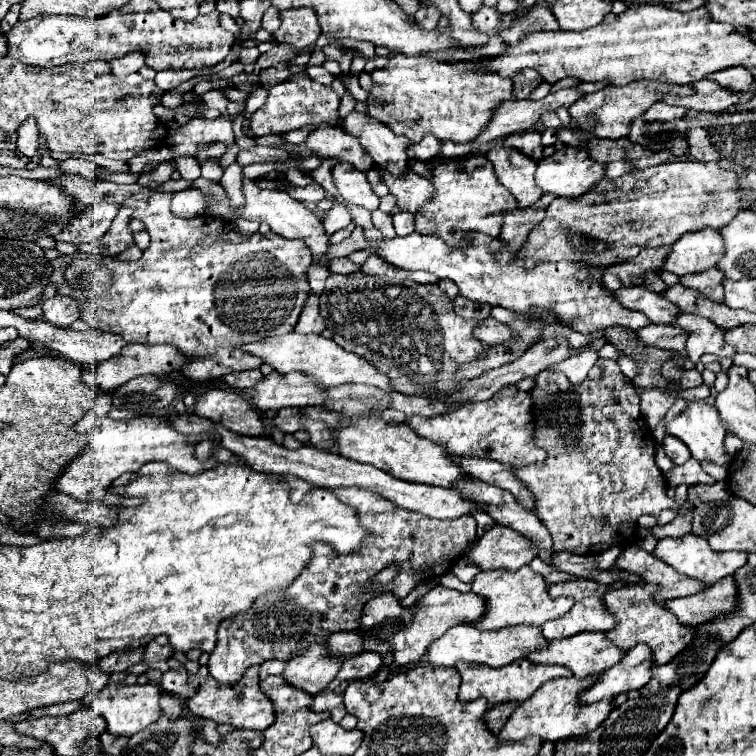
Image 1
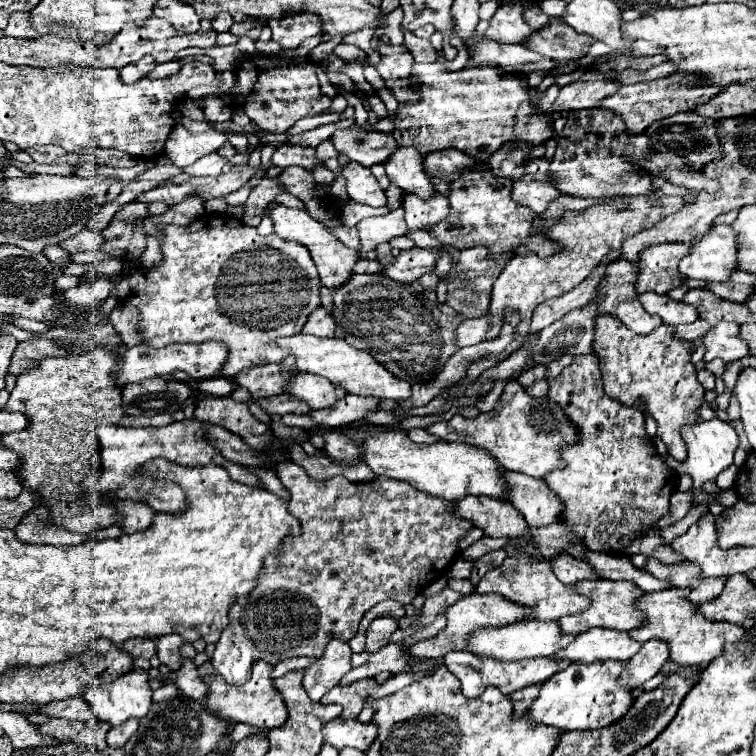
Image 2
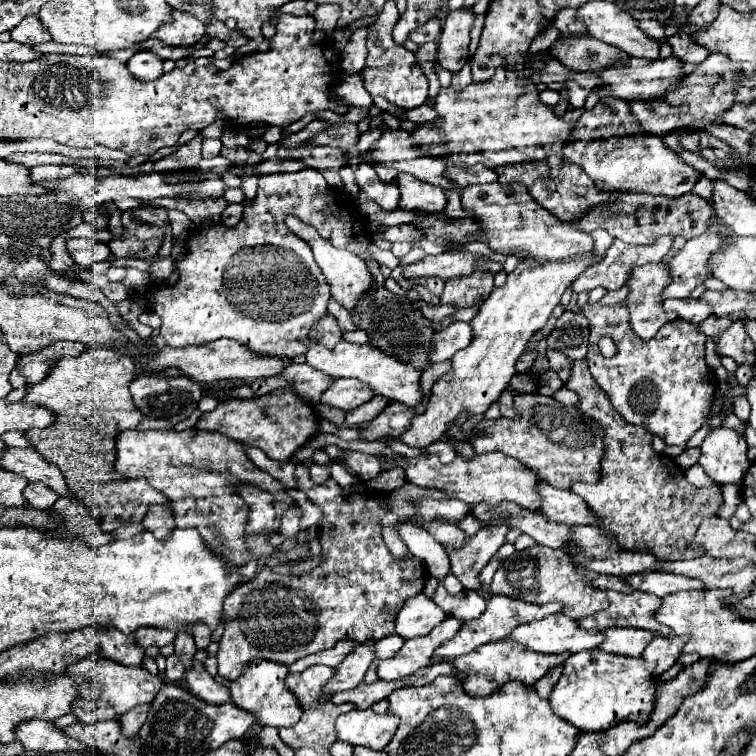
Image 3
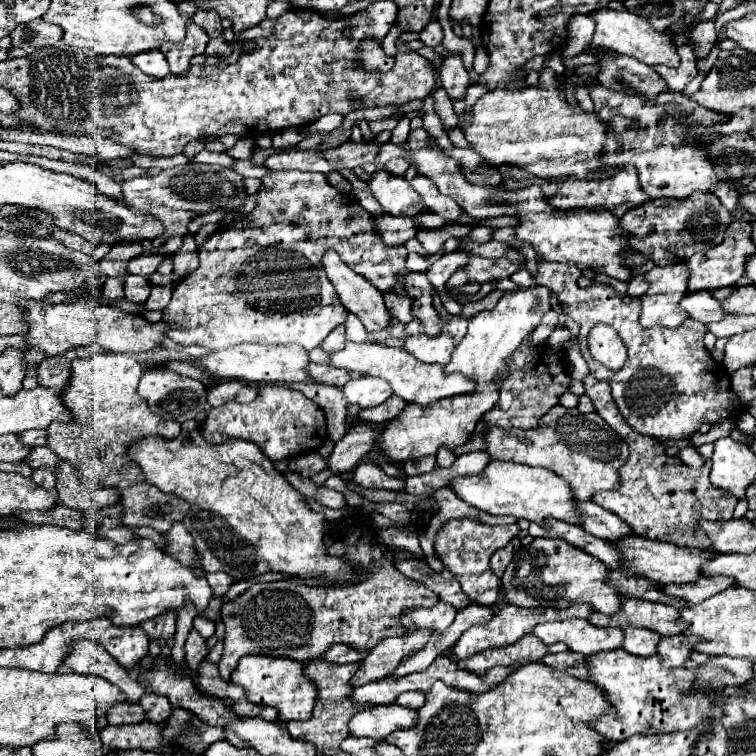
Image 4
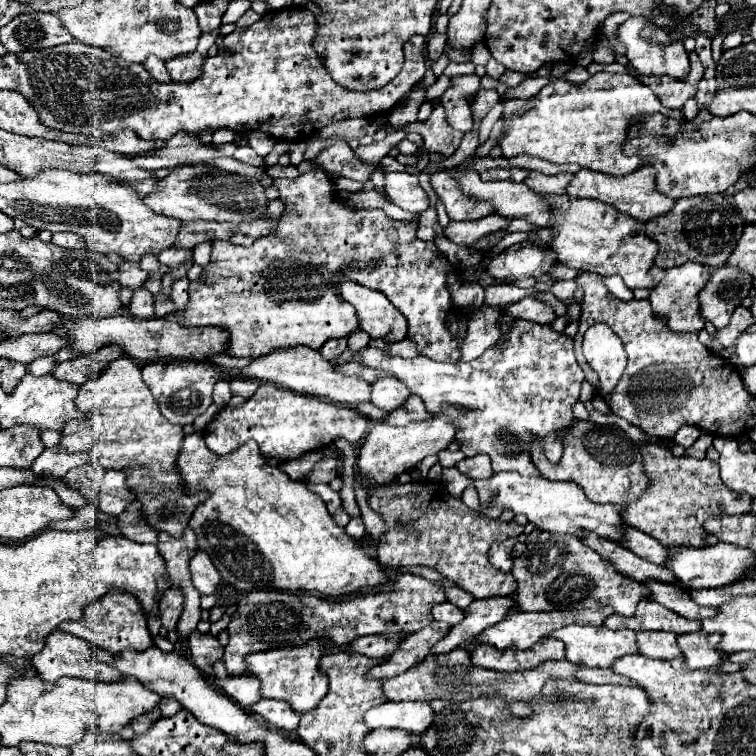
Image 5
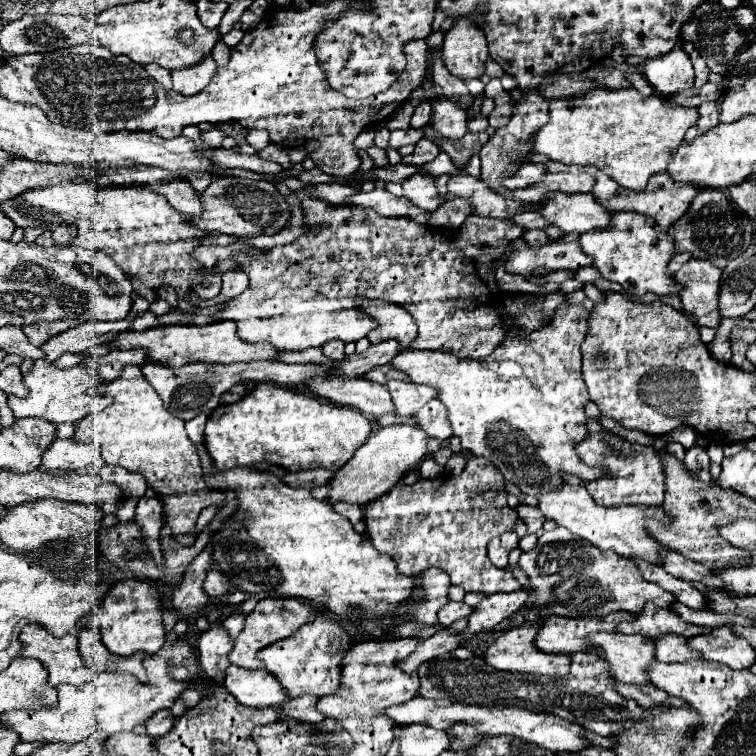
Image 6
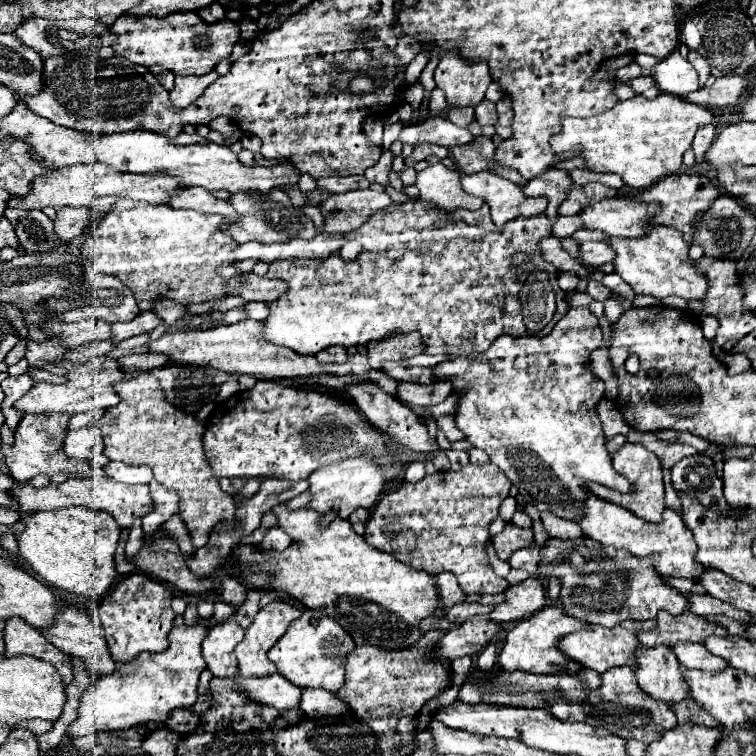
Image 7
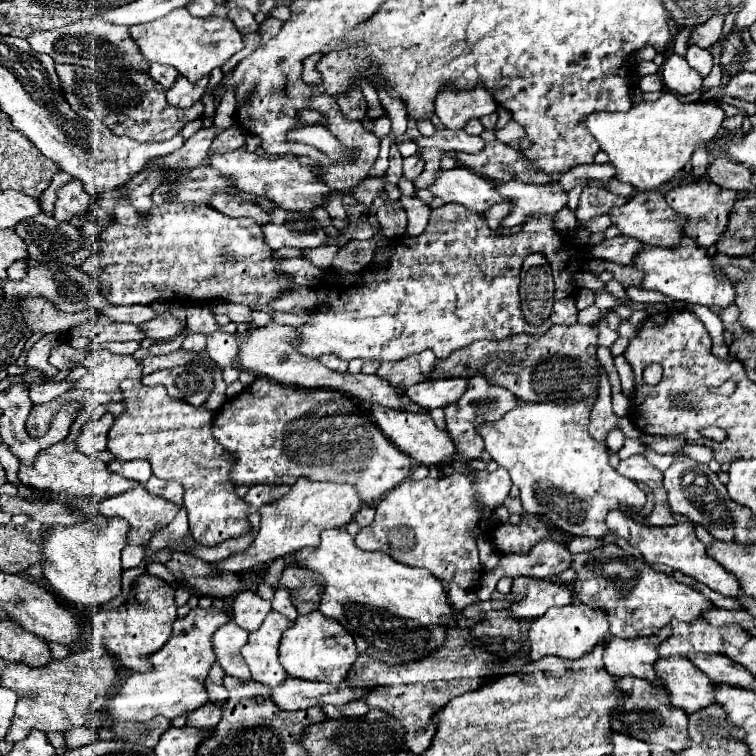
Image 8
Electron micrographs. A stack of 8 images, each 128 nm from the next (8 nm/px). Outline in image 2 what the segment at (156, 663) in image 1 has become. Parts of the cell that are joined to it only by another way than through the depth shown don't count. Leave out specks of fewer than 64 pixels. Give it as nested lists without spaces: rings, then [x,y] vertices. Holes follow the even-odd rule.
[[[166,634],[158,638],[158,646],[156,646],[156,654],[160,658],[162,664],[166,664],[170,670],[180,668],[180,654],[178,648],[182,646],[184,640],[180,640],[180,636],[176,634]]]

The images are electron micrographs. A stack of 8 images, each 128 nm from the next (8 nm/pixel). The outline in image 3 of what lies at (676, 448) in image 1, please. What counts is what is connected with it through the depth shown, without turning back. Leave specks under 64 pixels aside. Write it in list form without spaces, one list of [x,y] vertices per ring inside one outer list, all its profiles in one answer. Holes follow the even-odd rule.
[[[624,302],[608,306],[584,304],[576,310],[582,312],[590,324],[590,344],[586,356],[590,372],[610,398],[612,406],[630,424],[638,424],[638,416],[642,416],[642,426],[648,428],[648,432],[658,434],[668,446],[684,448],[702,426],[712,402],[710,394],[714,396],[716,390],[716,378],[704,362],[706,336],[700,336],[694,324],[674,320],[662,326],[654,338],[642,340],[628,324],[628,310],[624,308]],[[602,336],[610,336],[614,340],[618,350],[614,358],[604,358],[600,354],[598,340]]]

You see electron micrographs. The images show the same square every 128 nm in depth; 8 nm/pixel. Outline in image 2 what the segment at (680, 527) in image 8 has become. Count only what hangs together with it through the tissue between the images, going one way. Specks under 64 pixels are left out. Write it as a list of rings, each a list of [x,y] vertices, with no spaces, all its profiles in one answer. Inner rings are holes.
[[[378,430],[364,438],[362,460],[372,468],[376,476],[404,480],[416,490],[446,500],[458,500],[458,496],[492,496],[506,498],[506,482],[502,480],[500,464],[492,460],[480,448],[468,448],[468,444],[436,442],[416,444],[400,430]]]

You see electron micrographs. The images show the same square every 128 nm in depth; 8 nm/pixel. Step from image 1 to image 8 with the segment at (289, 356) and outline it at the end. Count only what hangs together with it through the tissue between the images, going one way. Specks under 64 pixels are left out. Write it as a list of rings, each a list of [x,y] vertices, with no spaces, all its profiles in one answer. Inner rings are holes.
[[[518,400],[516,408],[506,412],[498,422],[486,422],[476,428],[486,444],[486,452],[498,466],[504,466],[510,472],[512,482],[520,488],[520,500],[526,512],[548,516],[558,528],[576,536],[602,538],[608,534],[604,520],[608,510],[632,506],[640,510],[646,504],[644,490],[630,478],[620,476],[608,464],[608,448],[604,442],[594,440],[588,432],[590,426],[590,406],[586,400],[568,400],[568,402],[526,402]]]

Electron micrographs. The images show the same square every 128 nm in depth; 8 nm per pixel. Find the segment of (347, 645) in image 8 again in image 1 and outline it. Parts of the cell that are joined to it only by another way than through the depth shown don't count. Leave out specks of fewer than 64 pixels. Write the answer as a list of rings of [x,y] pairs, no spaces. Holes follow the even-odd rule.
[[[248,668],[236,684],[216,684],[212,678],[200,680],[198,674],[190,674],[188,682],[196,684],[196,694],[188,700],[188,708],[198,718],[214,720],[216,724],[230,724],[238,730],[266,730],[274,722],[272,702],[260,692],[258,668]]]

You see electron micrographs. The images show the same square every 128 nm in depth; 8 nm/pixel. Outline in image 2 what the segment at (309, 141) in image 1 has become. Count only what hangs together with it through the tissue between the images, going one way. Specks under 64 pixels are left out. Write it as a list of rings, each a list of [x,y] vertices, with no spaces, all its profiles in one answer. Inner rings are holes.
[[[346,128],[336,130],[330,136],[334,148],[338,154],[370,168],[372,164],[382,164],[384,156],[388,156],[388,150],[396,146],[396,140],[392,134],[382,132],[366,132],[360,128]]]

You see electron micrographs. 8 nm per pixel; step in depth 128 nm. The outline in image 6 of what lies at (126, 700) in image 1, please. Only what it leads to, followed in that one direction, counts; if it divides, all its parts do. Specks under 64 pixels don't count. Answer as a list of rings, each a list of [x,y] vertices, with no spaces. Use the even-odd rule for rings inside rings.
[[[30,624],[30,626],[24,626],[22,630],[22,642],[24,642],[24,650],[22,650],[22,656],[28,656],[28,658],[36,658],[42,662],[42,666],[48,670],[48,682],[50,686],[56,686],[56,684],[74,684],[74,686],[82,686],[86,682],[92,682],[96,678],[96,672],[92,672],[82,656],[80,656],[80,648],[78,648],[78,636],[76,634],[66,634],[62,638],[56,638],[52,636],[48,630],[36,626],[36,624]]]

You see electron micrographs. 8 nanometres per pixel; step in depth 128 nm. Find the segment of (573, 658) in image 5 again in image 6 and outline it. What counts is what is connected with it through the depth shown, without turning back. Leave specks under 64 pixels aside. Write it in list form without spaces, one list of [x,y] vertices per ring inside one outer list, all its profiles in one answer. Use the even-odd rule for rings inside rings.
[[[594,632],[586,640],[600,652],[606,660],[612,678],[626,684],[644,684],[644,664],[654,660],[652,638],[640,634],[620,634],[620,632]]]

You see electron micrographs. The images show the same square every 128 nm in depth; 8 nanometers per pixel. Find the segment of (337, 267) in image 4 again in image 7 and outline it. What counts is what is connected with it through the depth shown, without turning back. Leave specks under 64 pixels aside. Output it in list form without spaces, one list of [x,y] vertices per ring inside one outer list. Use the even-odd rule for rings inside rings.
[[[394,332],[398,336],[390,336],[386,340],[378,340],[378,342],[370,342],[368,344],[368,358],[370,358],[370,366],[380,370],[382,368],[382,360],[386,358],[402,358],[402,356],[412,356],[422,352],[422,338],[420,332]]]

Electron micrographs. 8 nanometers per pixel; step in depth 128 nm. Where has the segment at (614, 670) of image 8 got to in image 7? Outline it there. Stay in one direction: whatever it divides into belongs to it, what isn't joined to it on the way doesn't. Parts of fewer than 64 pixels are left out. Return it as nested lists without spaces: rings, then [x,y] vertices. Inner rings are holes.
[[[628,620],[628,624],[620,622],[614,628],[606,628],[600,624],[586,624],[576,632],[560,636],[558,650],[564,656],[568,656],[570,660],[578,662],[580,666],[592,668],[596,672],[606,672],[612,666],[624,666],[624,664],[632,666],[632,656],[628,656],[628,648],[636,648],[636,644],[638,644],[636,632],[642,628],[644,630],[654,628],[654,620]]]

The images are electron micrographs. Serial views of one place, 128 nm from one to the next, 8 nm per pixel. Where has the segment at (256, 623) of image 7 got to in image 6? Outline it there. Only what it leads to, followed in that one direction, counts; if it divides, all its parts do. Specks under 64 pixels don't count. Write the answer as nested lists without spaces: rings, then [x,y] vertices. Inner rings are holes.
[[[264,598],[256,604],[256,608],[246,616],[244,620],[244,628],[240,632],[240,636],[234,640],[234,648],[228,654],[230,664],[240,666],[240,668],[258,668],[258,660],[256,660],[256,652],[282,640],[288,638],[292,634],[296,634],[310,618],[320,616],[322,612],[314,606],[308,606],[304,602],[300,602],[298,598]]]

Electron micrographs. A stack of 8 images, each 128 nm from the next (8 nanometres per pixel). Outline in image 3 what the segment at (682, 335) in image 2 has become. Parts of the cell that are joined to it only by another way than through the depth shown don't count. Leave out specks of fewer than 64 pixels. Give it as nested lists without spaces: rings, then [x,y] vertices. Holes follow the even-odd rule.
[[[708,316],[704,322],[698,324],[698,330],[706,336],[718,336],[720,332],[724,332],[724,328],[728,328],[728,324],[732,324],[732,320],[720,320],[716,316]]]

